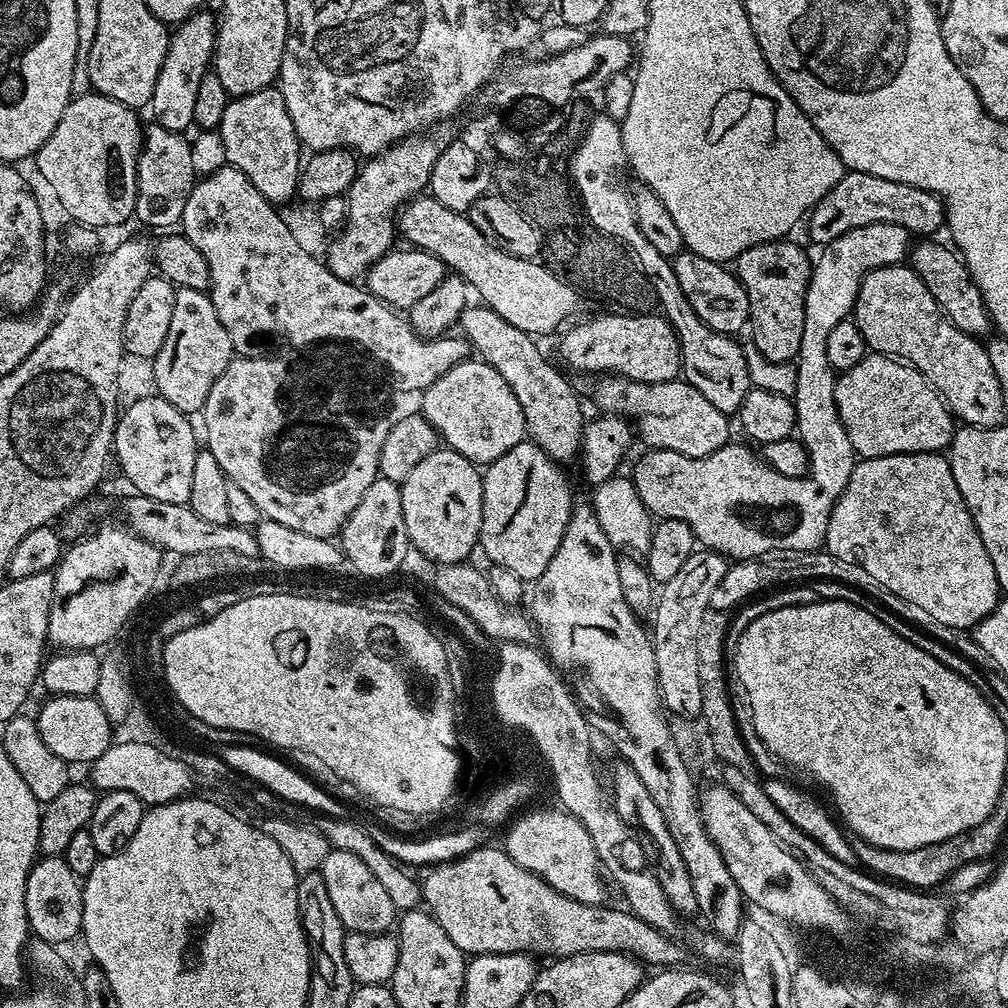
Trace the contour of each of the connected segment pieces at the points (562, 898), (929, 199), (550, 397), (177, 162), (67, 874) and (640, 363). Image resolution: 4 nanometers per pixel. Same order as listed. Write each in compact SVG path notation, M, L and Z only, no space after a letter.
M495 846L477 848L467 855L435 865L421 883L421 897L429 915L433 916L446 936L460 952L471 954L550 954L562 957L581 951L587 938L596 934L596 912L593 905L578 903L576 899L554 890L553 887L526 871L510 859L504 849Z
M845 171L844 176L828 193L813 206L812 211L806 217L808 224L808 236L816 243L816 246L828 244L834 238L846 234L846 230L854 230L858 226L870 226L871 224L893 224L902 226L913 237L928 238L936 231L941 231L945 223L944 207L932 192L926 192L921 188L915 188L902 182L890 182L886 178L878 178L869 172Z
M487 306L472 307L465 307L458 321L459 327L461 329L464 327L463 335L478 353L479 359L494 370L498 370L498 374L502 374L502 378L506 378L506 386L510 386L510 390L514 390L514 398L518 398L518 406L524 408L524 426L531 443L537 444L552 461L560 466L566 466L575 456L577 459L582 452L586 419L584 420L584 412L580 409L580 400L576 397L571 382L554 365L544 361L543 354L536 349L537 341L527 332L518 330L518 326L510 326L510 322L506 322L506 318L494 314L494 310L490 310Z
M153 123L151 125L152 129L147 129L146 137L143 139L142 142L142 149L140 152L140 162L138 166L136 167L136 211L134 213L135 219L138 221L141 220L142 223L145 224L148 228L168 228L164 230L172 230L175 228L172 228L181 223L184 218L184 211L186 210L186 202L190 198L190 194L192 193L192 188L195 186L197 179L198 179L198 173L196 173L196 160L194 157L192 157L192 148L190 145L187 144L186 141L184 141L185 137L181 135L179 132L171 132L170 130L166 130L158 123Z
M63 855L45 856L33 863L26 878L26 914L31 935L47 944L61 946L82 932L82 884Z
M654 313L602 316L576 326L563 340L562 354L572 367L580 370L609 372L647 384L677 379L680 367L676 331L662 314Z

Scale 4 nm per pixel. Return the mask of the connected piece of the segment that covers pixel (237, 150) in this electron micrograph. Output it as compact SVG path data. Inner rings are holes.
M271 86L258 90L249 96L231 99L226 106L226 114L222 114L222 122L218 129L220 144L224 147L224 156L231 167L238 169L274 206L281 206L298 192L300 183L300 173L302 171L302 145L300 139L296 137L294 122L290 122L290 114L286 110L286 102L282 98L279 87Z

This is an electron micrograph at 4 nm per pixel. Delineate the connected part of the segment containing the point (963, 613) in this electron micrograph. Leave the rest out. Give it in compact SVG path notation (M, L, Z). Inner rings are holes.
M899 452L889 456L869 456L853 463L848 484L832 508L830 522L826 526L823 547L832 556L837 556L839 560L863 566L866 574L870 574L870 578L874 578L877 586L890 590L894 594L902 594L902 598L906 598L906 602L915 602L917 606L922 606L922 610L926 610L926 614L933 616L936 624L940 626L945 624L948 628L971 630L986 619L1002 599L1000 583L994 574L994 562L990 562L990 554L986 554L986 546L974 526L970 510L954 482L949 457L940 452Z

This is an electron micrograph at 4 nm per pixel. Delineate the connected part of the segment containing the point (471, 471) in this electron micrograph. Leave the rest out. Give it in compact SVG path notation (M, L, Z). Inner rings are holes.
M444 446L413 466L400 484L408 543L436 564L459 564L478 548L484 482L477 465Z

